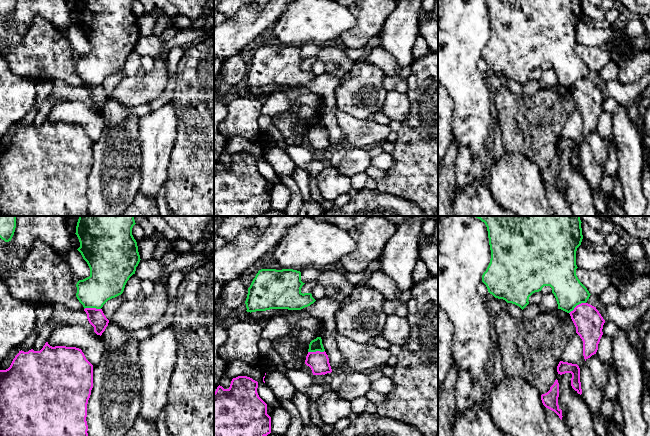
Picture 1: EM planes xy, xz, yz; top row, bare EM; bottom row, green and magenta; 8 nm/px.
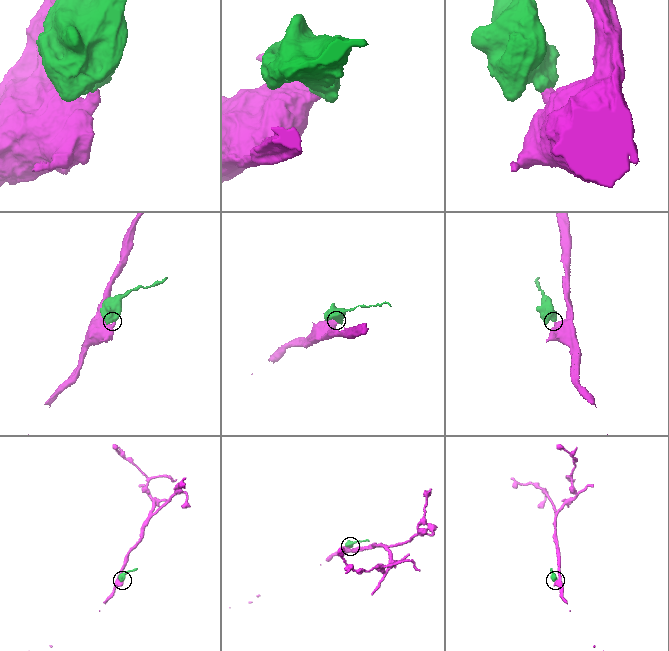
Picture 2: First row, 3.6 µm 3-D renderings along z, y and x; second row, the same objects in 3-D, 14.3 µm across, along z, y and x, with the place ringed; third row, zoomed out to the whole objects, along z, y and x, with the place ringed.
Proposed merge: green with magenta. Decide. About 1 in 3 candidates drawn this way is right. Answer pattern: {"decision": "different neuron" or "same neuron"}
{"decision": "different neuron"}

